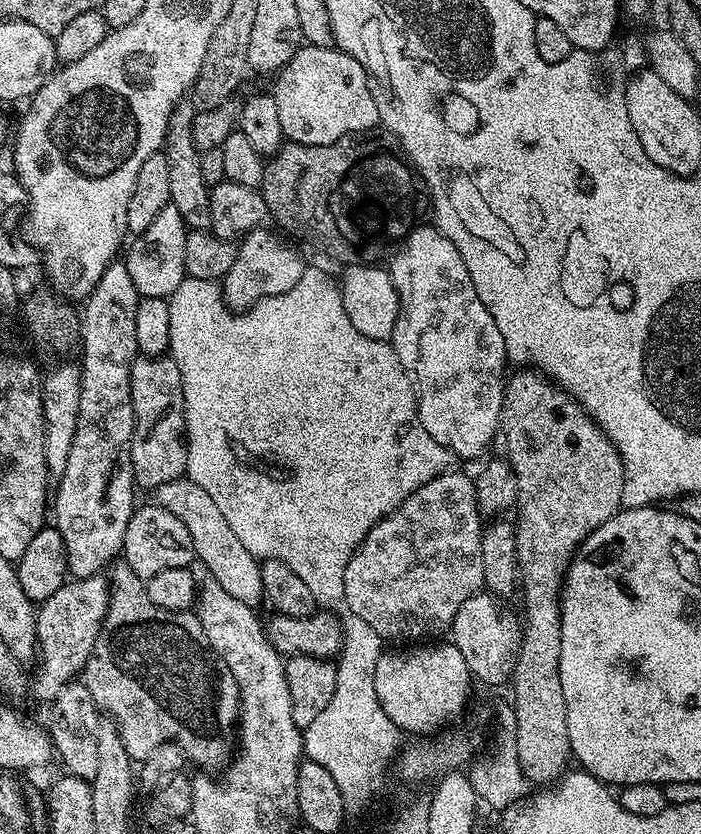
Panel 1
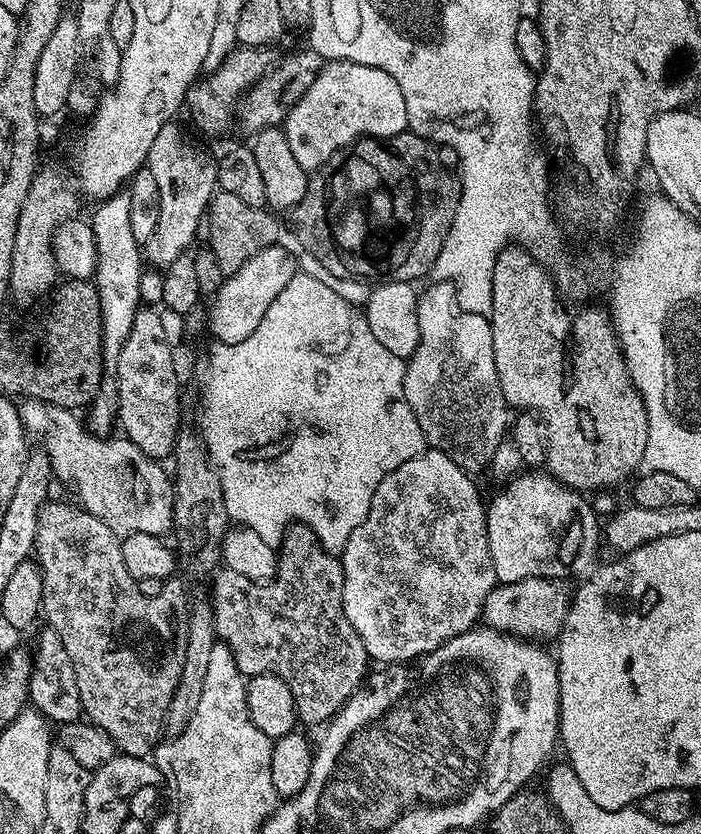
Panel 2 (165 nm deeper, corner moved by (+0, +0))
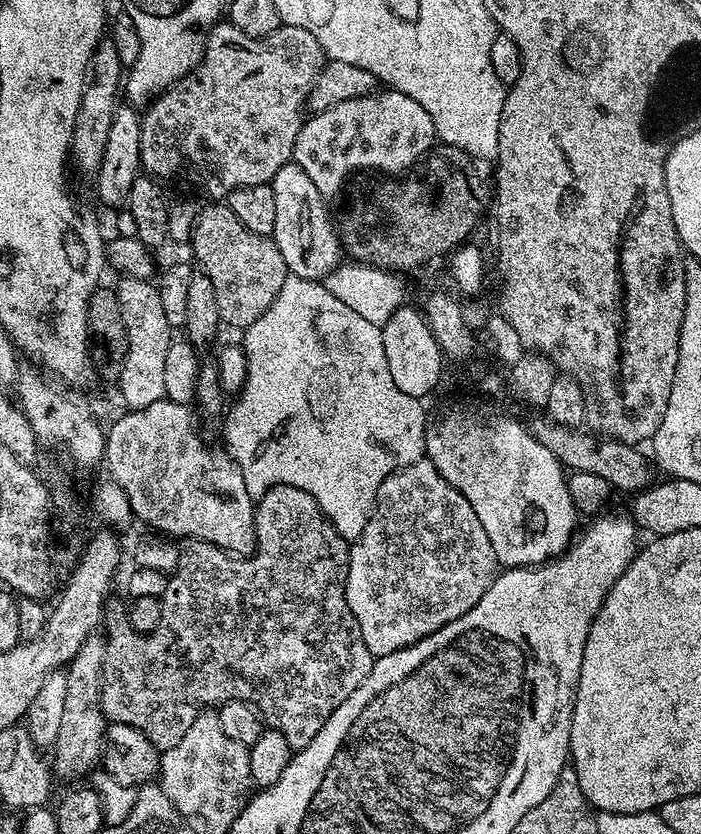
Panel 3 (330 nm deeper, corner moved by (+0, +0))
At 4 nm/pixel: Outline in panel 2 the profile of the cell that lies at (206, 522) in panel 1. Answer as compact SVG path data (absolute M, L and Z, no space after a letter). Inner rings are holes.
M28 398L19 405L19 410L29 437L37 436L44 443L42 451L50 462L53 477L76 491L75 499L84 511L106 522L121 538L130 534L163 537L164 532L173 531L172 504L176 490L173 477L163 463L142 454L127 438L112 440L108 436L96 436L71 408Z

